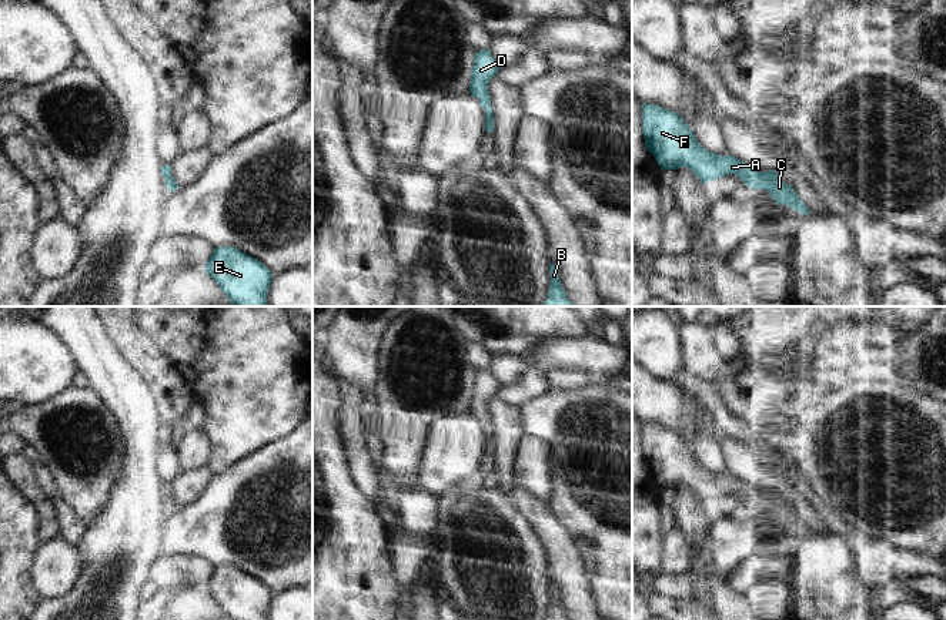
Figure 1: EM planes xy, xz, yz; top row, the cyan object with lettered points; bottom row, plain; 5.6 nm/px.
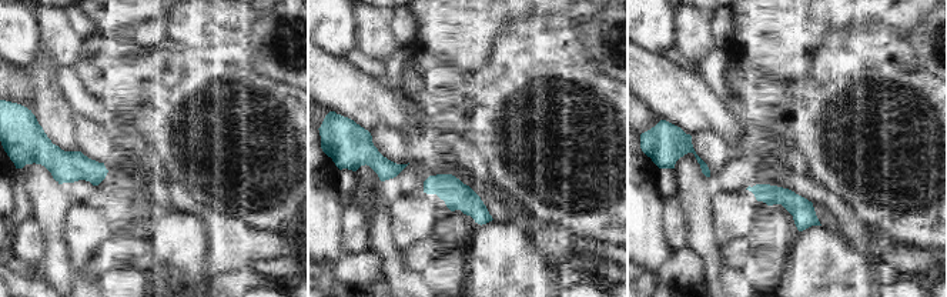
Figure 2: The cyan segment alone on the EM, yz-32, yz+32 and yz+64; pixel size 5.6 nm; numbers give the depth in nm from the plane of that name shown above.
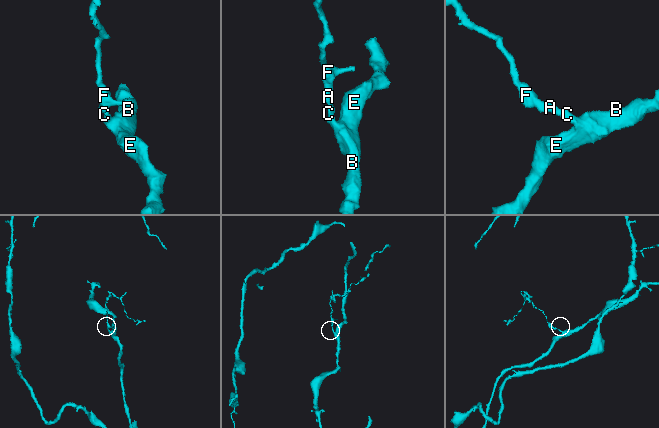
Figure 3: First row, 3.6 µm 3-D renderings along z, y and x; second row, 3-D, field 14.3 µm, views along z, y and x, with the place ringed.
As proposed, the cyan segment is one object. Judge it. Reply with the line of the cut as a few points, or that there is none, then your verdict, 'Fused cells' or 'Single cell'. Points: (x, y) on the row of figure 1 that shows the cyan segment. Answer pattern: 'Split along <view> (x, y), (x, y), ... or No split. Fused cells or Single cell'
No split. Single cell.

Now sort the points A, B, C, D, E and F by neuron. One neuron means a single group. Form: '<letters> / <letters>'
A B C D E F

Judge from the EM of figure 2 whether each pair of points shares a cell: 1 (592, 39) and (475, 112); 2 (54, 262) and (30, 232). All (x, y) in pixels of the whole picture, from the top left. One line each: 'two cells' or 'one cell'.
1: two cells
2: two cells

